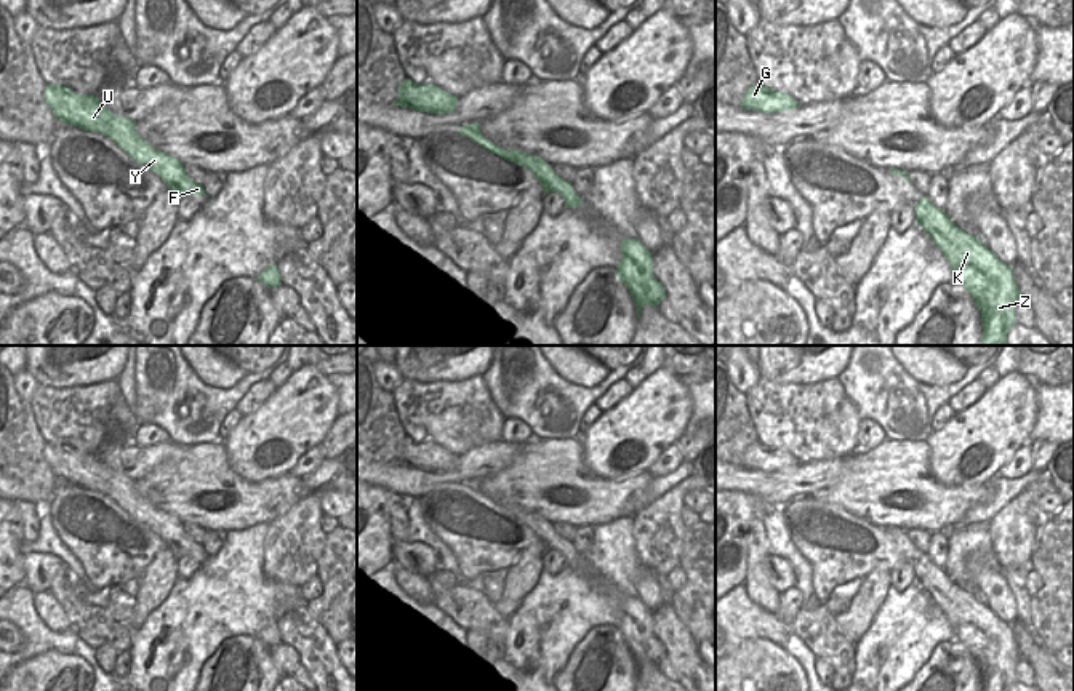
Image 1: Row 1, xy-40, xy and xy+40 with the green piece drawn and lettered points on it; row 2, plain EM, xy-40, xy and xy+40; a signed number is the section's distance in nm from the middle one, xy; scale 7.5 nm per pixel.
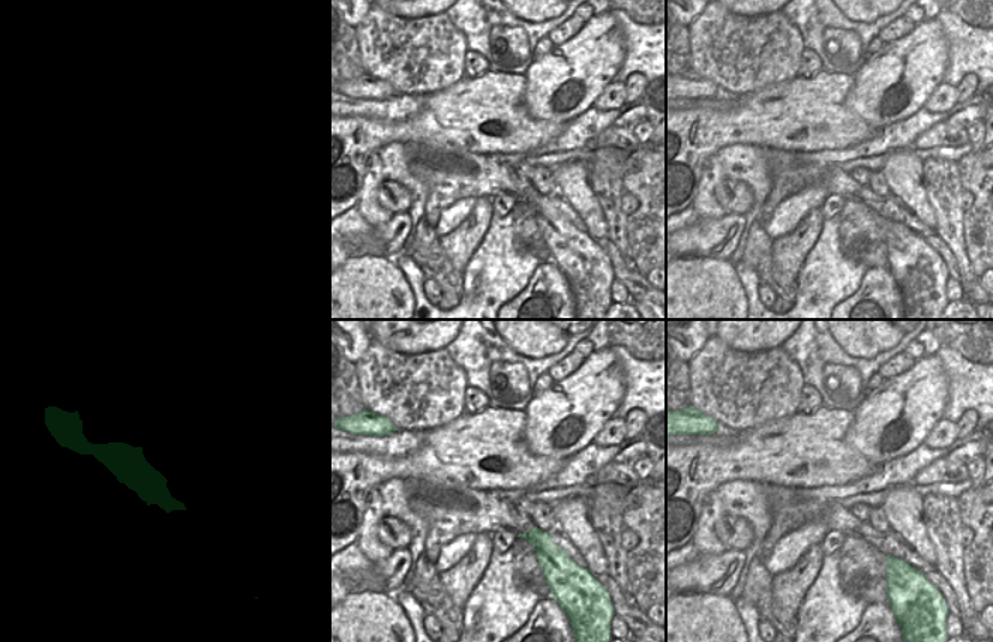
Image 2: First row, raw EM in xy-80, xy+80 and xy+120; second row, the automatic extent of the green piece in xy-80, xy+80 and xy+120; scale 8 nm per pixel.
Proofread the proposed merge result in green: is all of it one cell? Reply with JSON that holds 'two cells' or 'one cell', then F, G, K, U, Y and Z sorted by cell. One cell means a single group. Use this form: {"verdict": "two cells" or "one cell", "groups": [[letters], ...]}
{"verdict": "one cell", "groups": [["F", "G", "K", "U", "Y", "Z"]]}

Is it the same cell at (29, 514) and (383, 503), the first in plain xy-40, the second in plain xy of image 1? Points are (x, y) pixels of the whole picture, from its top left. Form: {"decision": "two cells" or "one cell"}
{"decision": "two cells"}

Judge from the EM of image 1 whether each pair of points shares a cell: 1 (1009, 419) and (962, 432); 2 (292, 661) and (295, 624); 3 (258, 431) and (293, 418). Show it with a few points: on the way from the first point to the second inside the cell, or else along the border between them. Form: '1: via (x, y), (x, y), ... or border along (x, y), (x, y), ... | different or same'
1: via (997, 424), (994, 427), (973, 427) | same
2: border along (282, 642), (295, 650), (301, 664) | different
3: via (266, 431), (280, 431), (285, 426) | same

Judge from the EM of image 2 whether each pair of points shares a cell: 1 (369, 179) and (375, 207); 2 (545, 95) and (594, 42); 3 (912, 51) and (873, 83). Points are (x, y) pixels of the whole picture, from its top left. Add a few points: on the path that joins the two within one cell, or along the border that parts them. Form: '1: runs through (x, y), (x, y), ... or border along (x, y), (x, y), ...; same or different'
1: runs through (369, 186), (369, 200); same
2: runs through (558, 81), (582, 56); same
3: runs through (903, 54), (882, 74); same

